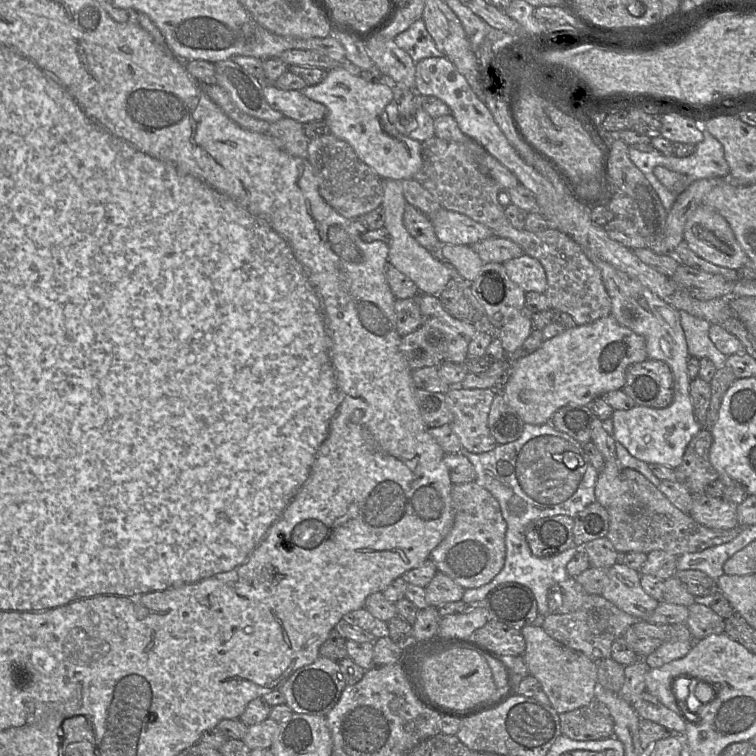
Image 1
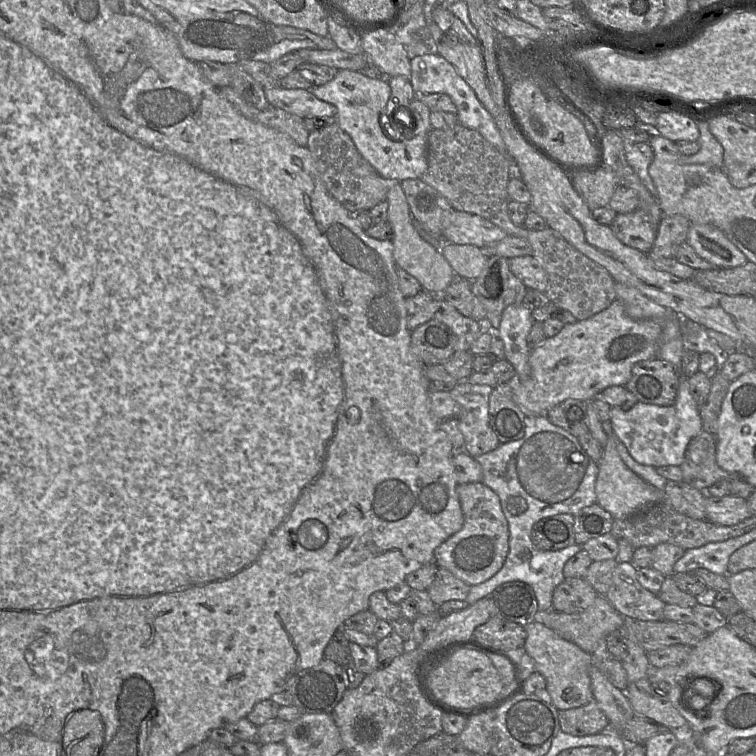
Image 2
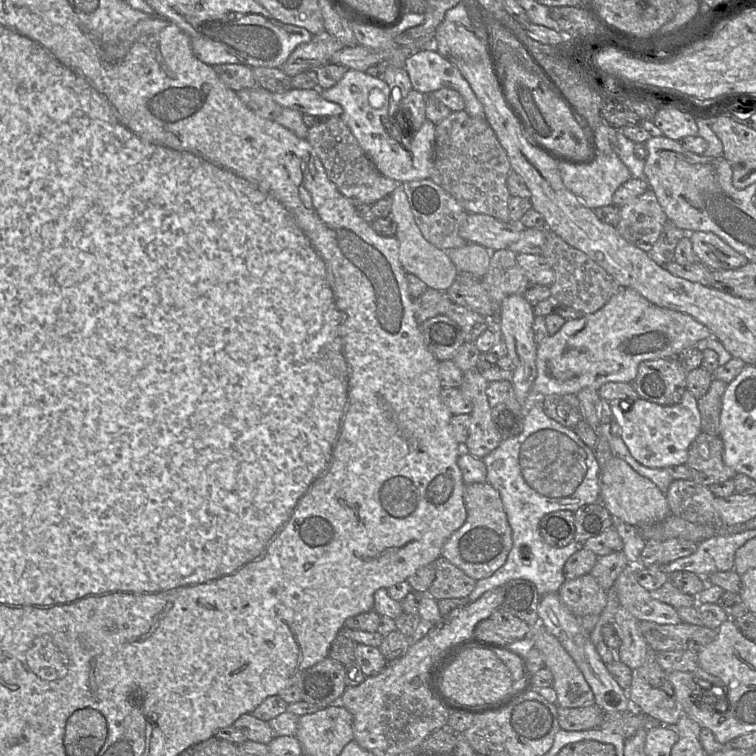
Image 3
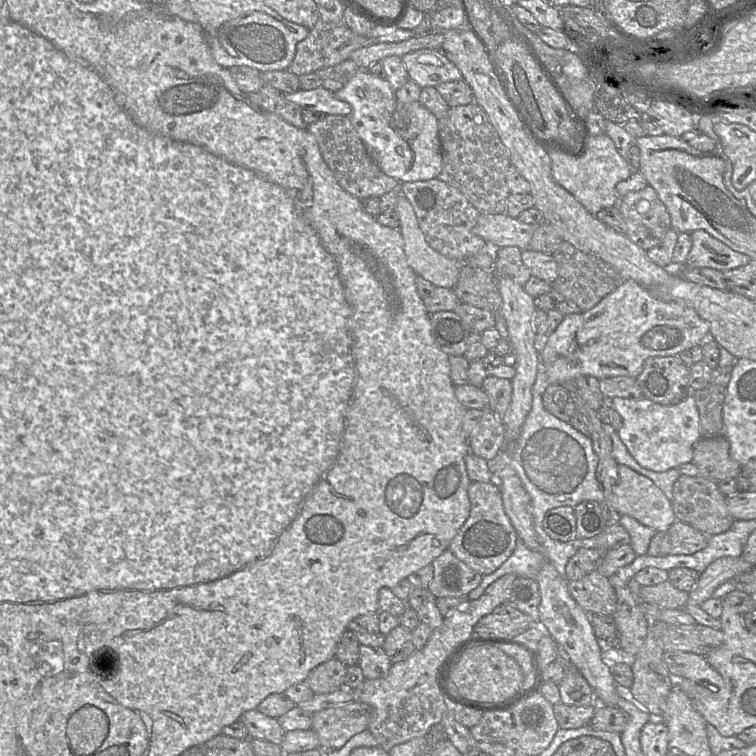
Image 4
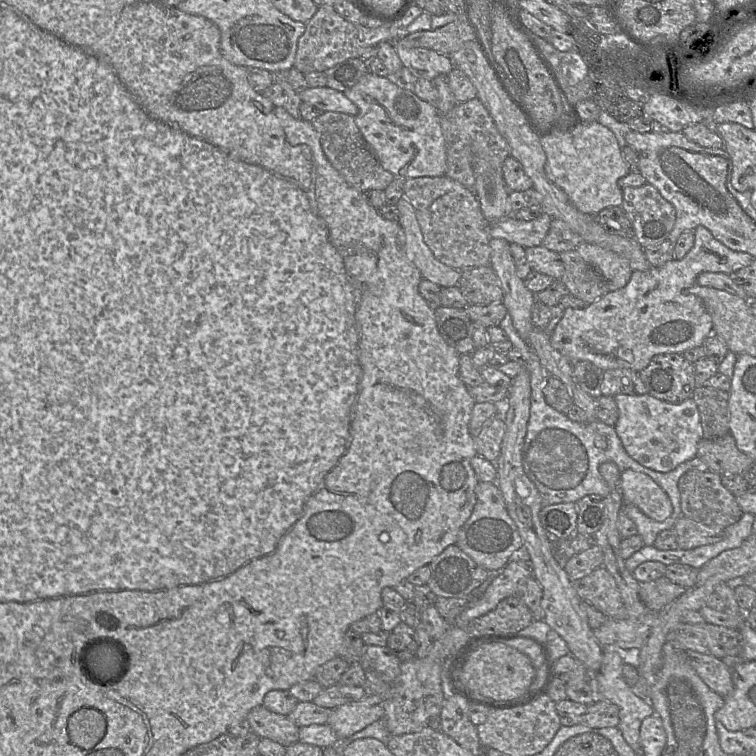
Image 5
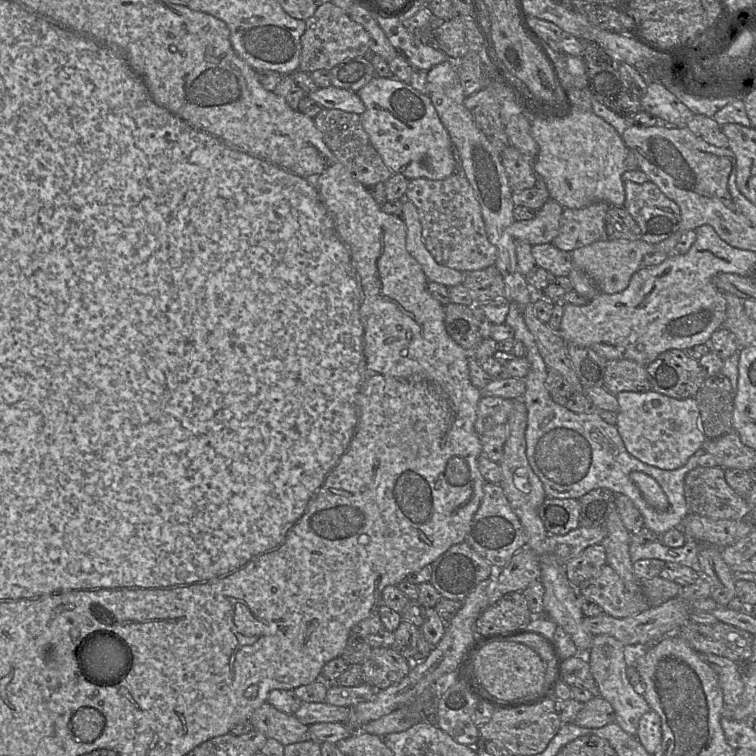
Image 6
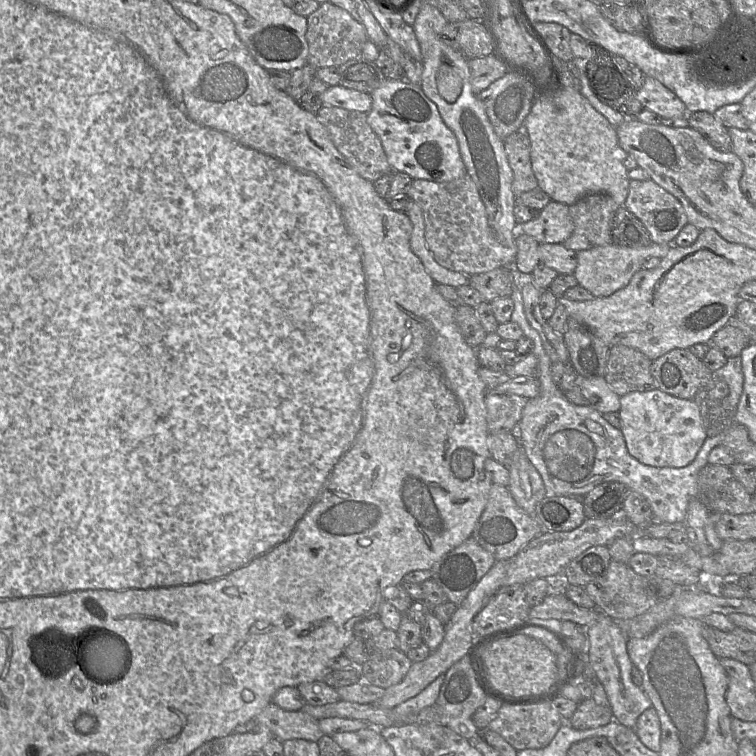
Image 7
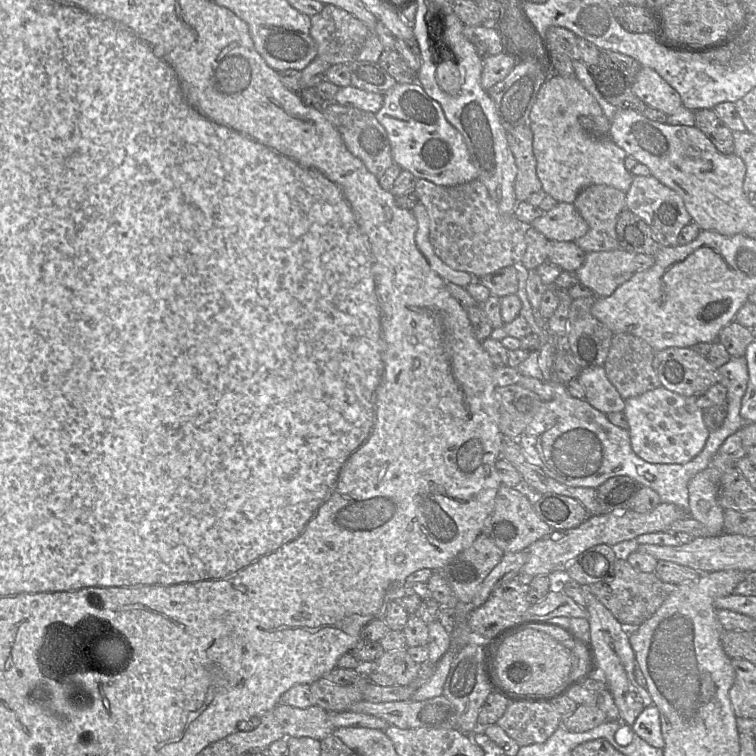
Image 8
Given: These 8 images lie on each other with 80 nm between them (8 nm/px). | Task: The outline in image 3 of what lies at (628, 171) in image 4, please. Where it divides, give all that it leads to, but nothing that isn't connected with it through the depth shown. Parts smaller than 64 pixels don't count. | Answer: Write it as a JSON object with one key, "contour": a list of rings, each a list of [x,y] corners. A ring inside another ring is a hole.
{"contour":[[[599,153],[596,160],[588,165],[558,163],[558,167],[564,185],[592,210],[611,205],[614,192],[632,178],[629,169],[616,153]]]}

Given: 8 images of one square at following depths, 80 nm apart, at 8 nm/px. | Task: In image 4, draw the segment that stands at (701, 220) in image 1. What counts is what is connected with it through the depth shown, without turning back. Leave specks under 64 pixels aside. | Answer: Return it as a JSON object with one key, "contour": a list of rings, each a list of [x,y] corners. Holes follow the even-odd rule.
{"contour":[[[704,230],[690,233],[692,247],[683,269],[712,268],[727,271],[739,268],[751,260],[747,255],[736,252]]]}

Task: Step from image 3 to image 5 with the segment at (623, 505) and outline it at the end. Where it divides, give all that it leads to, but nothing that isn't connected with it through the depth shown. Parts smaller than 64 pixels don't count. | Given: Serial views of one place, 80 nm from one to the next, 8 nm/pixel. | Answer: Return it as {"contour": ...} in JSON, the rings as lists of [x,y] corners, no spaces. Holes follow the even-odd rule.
{"contour":[[[627,469],[620,473],[620,493],[624,504],[636,506],[647,517],[661,522],[673,511],[666,492],[648,475]]]}

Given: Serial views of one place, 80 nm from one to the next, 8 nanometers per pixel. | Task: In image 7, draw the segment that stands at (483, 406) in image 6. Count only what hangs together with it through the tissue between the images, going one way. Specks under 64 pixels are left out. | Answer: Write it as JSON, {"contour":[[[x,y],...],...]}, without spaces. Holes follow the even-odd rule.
{"contour":[[[490,389],[485,396],[487,426],[490,433],[500,430],[512,431],[522,418],[522,411],[528,398]]]}

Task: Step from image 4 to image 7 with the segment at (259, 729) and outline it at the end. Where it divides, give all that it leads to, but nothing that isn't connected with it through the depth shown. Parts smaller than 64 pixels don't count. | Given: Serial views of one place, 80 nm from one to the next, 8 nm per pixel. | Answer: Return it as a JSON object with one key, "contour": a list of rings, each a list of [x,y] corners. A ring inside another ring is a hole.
{"contour":[[[272,702],[256,717],[257,723],[265,725],[280,741],[291,739],[306,739],[318,742],[324,735],[319,727],[319,720],[308,713],[288,711]]]}

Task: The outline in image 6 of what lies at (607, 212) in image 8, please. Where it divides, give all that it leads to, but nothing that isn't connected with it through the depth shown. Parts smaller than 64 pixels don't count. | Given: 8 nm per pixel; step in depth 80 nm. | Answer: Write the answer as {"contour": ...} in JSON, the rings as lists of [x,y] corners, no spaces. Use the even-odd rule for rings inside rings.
{"contour":[[[597,202],[582,209],[564,208],[558,235],[550,242],[556,248],[572,252],[596,241],[606,240],[605,215],[610,206]]]}

